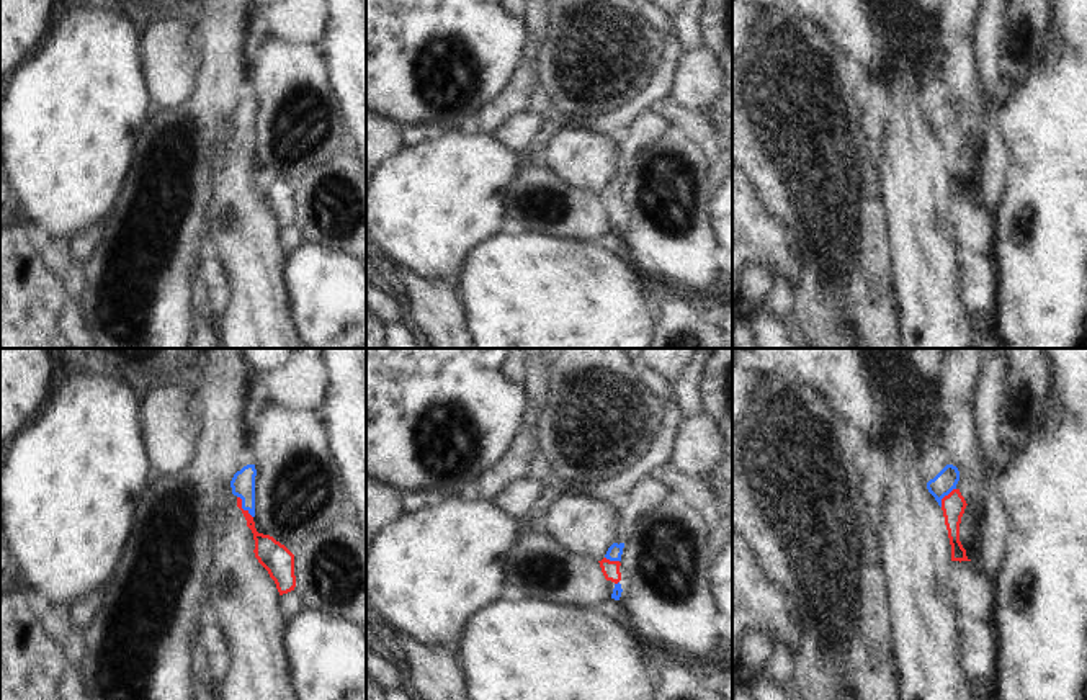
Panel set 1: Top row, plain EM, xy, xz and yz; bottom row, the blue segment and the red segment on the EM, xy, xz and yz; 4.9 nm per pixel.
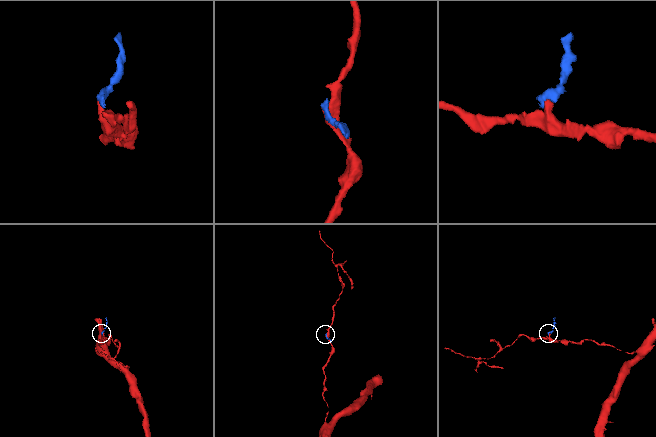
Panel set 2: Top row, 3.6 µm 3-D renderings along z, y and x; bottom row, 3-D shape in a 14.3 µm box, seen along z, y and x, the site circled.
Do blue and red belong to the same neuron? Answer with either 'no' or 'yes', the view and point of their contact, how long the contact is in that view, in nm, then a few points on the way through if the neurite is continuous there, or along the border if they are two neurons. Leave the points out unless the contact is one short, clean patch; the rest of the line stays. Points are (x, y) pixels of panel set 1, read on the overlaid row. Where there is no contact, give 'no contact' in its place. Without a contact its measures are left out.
yes; contact xy (242, 507); length 130 nm; way xy (242, 484), (242, 507), (267, 550)

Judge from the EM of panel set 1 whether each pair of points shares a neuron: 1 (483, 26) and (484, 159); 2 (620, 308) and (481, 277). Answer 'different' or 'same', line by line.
1: different
2: same

